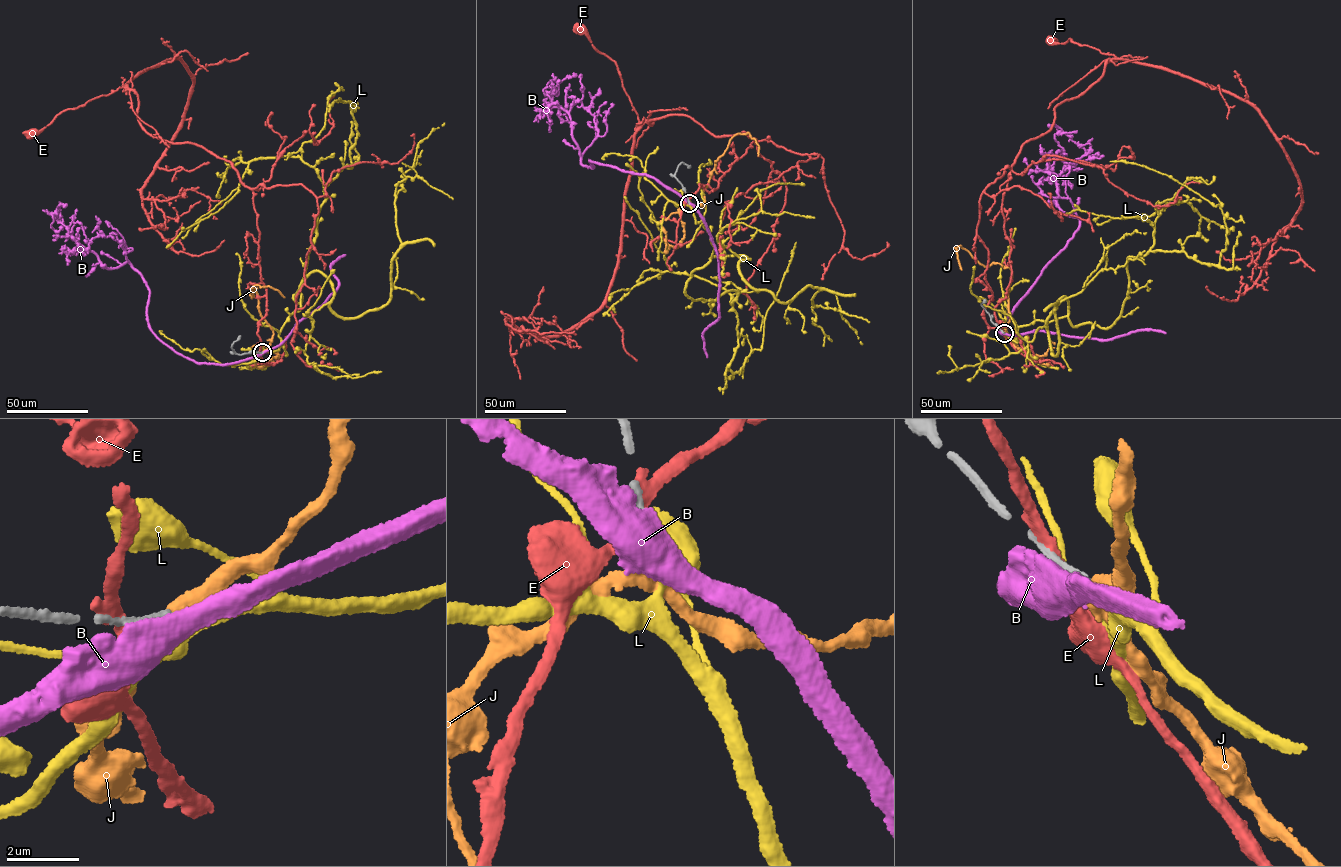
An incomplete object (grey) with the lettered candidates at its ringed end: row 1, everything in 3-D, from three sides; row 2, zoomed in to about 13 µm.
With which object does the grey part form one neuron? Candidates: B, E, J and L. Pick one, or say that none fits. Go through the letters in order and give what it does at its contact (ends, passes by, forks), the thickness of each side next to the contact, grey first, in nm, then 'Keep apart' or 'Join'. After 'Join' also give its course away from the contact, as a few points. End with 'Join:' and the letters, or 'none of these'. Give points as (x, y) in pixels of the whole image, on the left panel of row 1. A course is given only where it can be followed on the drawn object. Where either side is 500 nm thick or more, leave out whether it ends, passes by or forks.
B: Thickness 260 nm (grey) against 700 nm. Keep apart
E: It passes by. Thickness 240 nm (grey) against 320 nm. Keep apart
J: It passes by. Thickness 190 nm (grey) against 320 nm. Keep apart
L: It ends there. Thickness 200 nm (grey) against 170 nm. Join. Its course: (262, 352), (279, 350), (300, 309), (293, 296), (325, 187), (352, 166), (357, 103), (339, 99), (329, 112)
Join: L

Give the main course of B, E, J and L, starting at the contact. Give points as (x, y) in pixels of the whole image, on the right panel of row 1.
B: (1003, 332), (997, 326), (1079, 225), (1078, 218), (1060, 210), (1056, 181), (1085, 150), (1062, 129), (1048, 125)
E: (1002, 331), (1008, 174), (1054, 108), (1118, 58), (1052, 40)
J: (1004, 333), (1009, 321), (1008, 287), (1011, 270), (993, 263), (985, 266), (960, 246), (955, 248), (961, 270)
L: (1004, 332), (1017, 342), (1020, 326), (1067, 316), (1108, 328), (1129, 257), (1219, 263), (1220, 205), (1110, 161)

